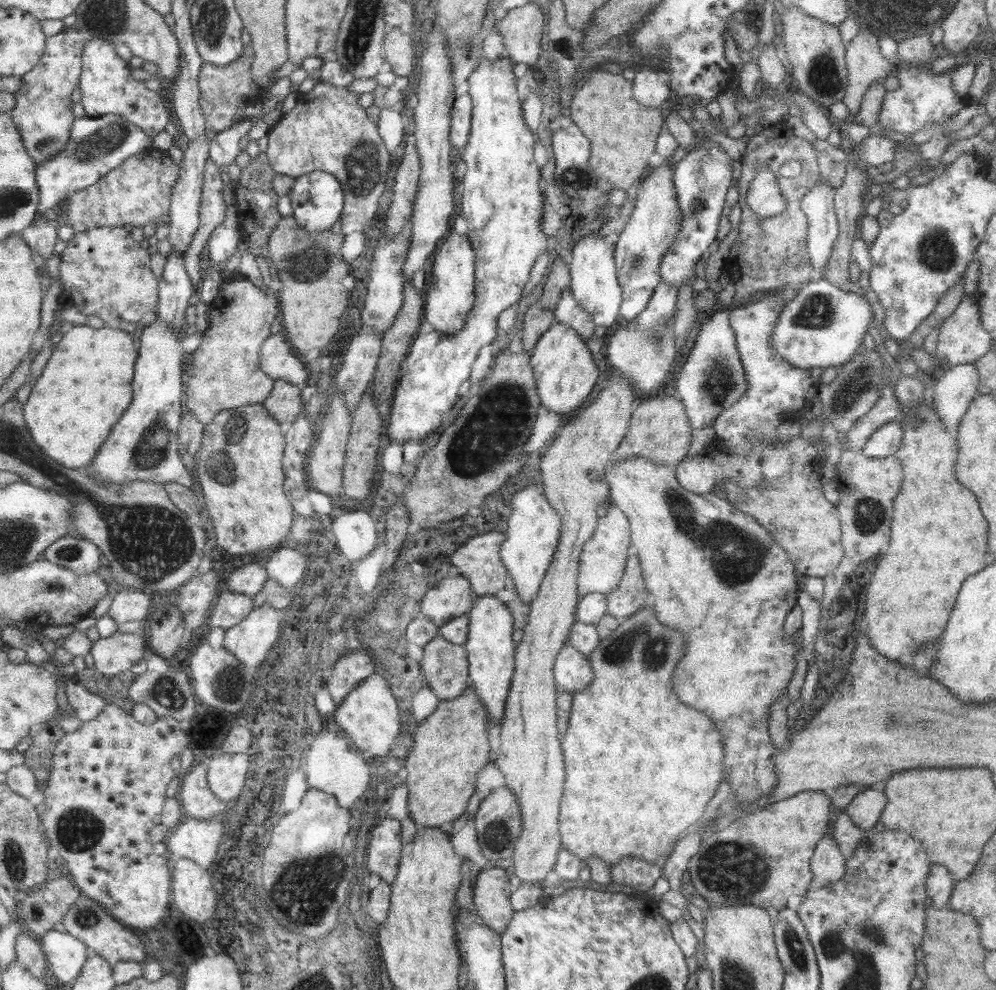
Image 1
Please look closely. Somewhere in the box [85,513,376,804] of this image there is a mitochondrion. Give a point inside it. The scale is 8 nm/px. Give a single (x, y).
(167, 693)

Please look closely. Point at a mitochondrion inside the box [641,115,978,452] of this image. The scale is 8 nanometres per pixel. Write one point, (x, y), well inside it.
(717, 376)

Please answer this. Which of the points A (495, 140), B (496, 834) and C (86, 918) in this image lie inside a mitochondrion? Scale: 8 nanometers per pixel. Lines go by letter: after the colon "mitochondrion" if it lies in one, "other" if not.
A: other
B: mitochondrion
C: mitochondrion

